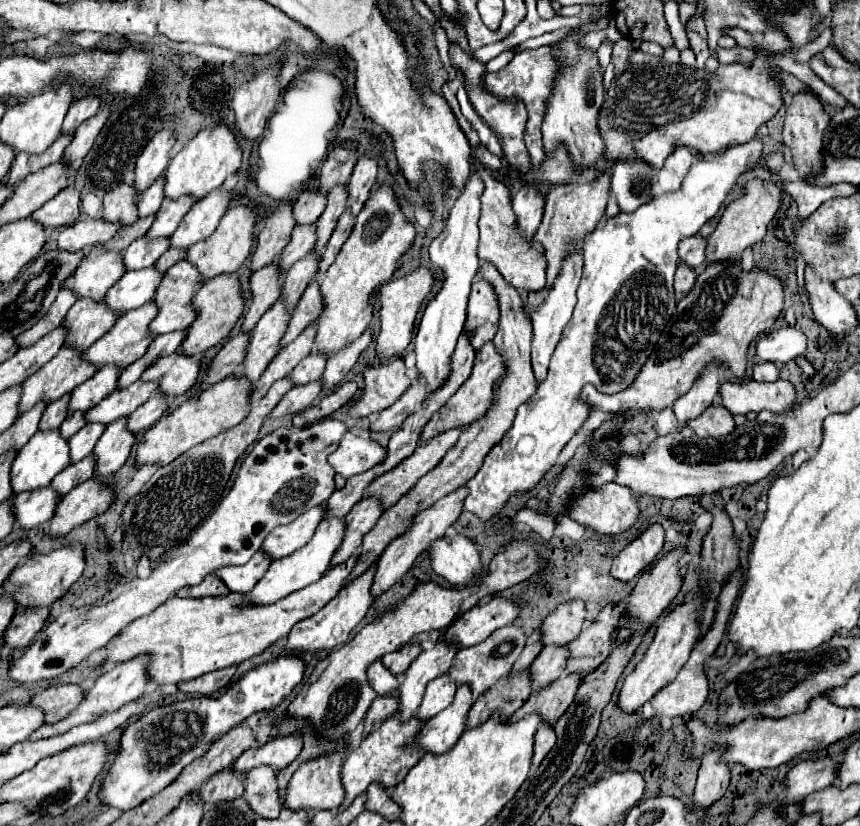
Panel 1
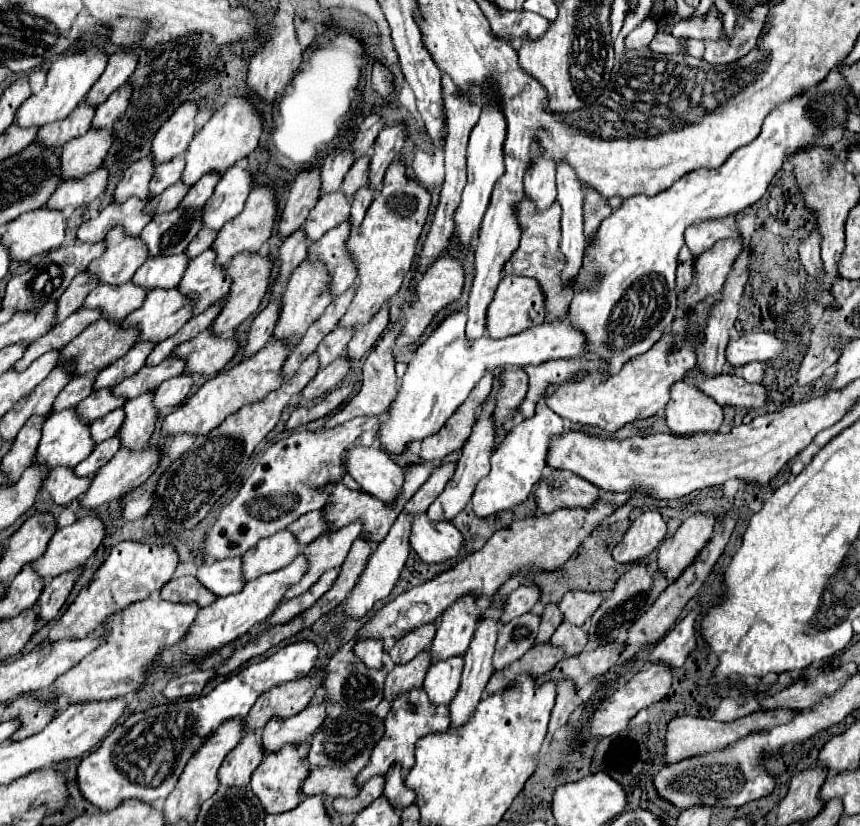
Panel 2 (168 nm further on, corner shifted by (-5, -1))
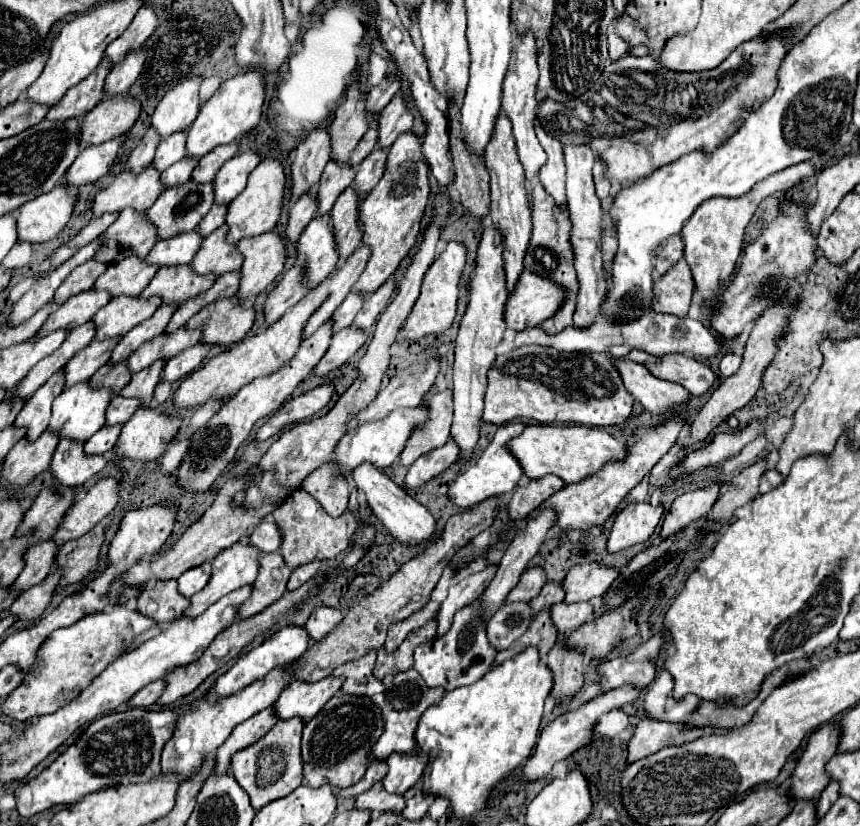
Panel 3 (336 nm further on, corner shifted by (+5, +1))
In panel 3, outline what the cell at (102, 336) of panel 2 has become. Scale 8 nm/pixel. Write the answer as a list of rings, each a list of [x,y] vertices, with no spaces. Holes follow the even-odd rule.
[[[113,297],[105,307],[101,307],[93,321],[97,325],[97,339],[111,339],[131,331],[131,327],[149,319],[161,305],[159,297]]]

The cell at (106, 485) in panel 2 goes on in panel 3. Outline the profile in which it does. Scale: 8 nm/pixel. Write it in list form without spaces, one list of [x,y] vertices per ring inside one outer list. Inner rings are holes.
[[[139,407],[135,415],[123,425],[115,445],[117,457],[135,461],[155,461],[163,455],[169,441],[177,435],[181,419],[159,413],[149,407]]]

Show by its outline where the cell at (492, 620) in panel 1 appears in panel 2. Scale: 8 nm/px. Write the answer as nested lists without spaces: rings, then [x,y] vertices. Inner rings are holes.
[[[521,585],[517,591],[509,593],[503,599],[503,613],[501,623],[509,623],[515,617],[521,617],[533,609],[533,605],[539,599],[539,587],[537,585]]]

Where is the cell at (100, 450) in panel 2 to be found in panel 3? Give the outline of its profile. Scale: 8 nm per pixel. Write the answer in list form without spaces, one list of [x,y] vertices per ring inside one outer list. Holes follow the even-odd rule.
[[[111,425],[111,427],[101,427],[93,437],[89,437],[85,441],[85,453],[87,455],[103,455],[107,451],[111,451],[119,439],[119,433],[121,433],[121,427],[123,425]]]

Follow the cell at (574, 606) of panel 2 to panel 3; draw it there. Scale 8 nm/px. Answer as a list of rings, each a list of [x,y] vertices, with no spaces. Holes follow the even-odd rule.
[[[597,561],[571,567],[563,579],[565,601],[589,601],[597,595],[603,595],[619,577],[619,573],[621,571],[617,567],[607,567]]]

